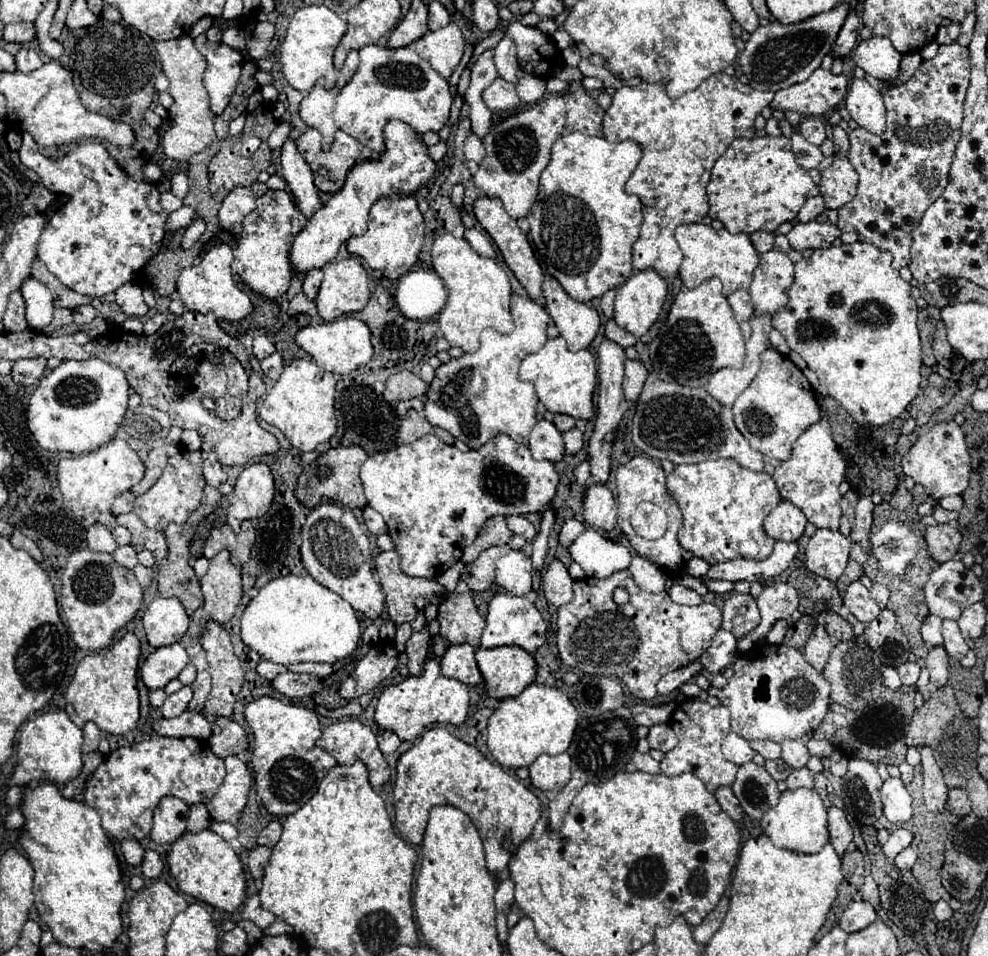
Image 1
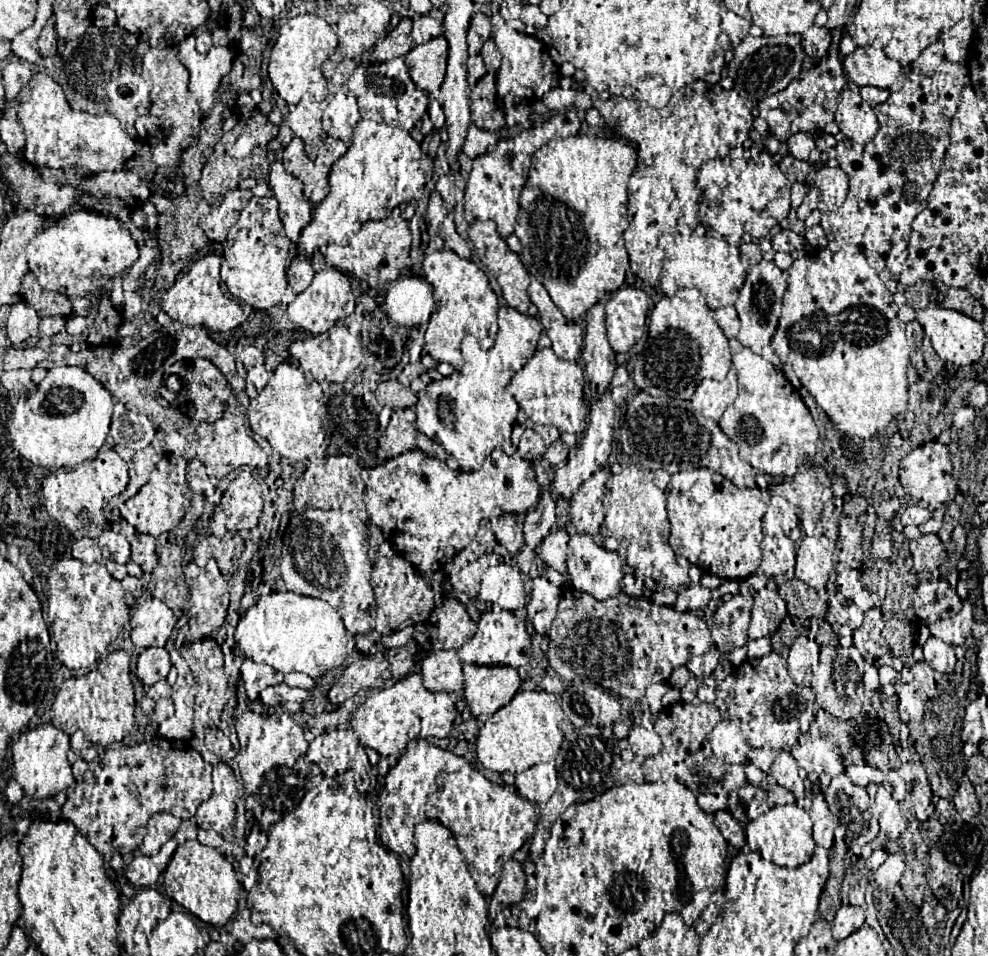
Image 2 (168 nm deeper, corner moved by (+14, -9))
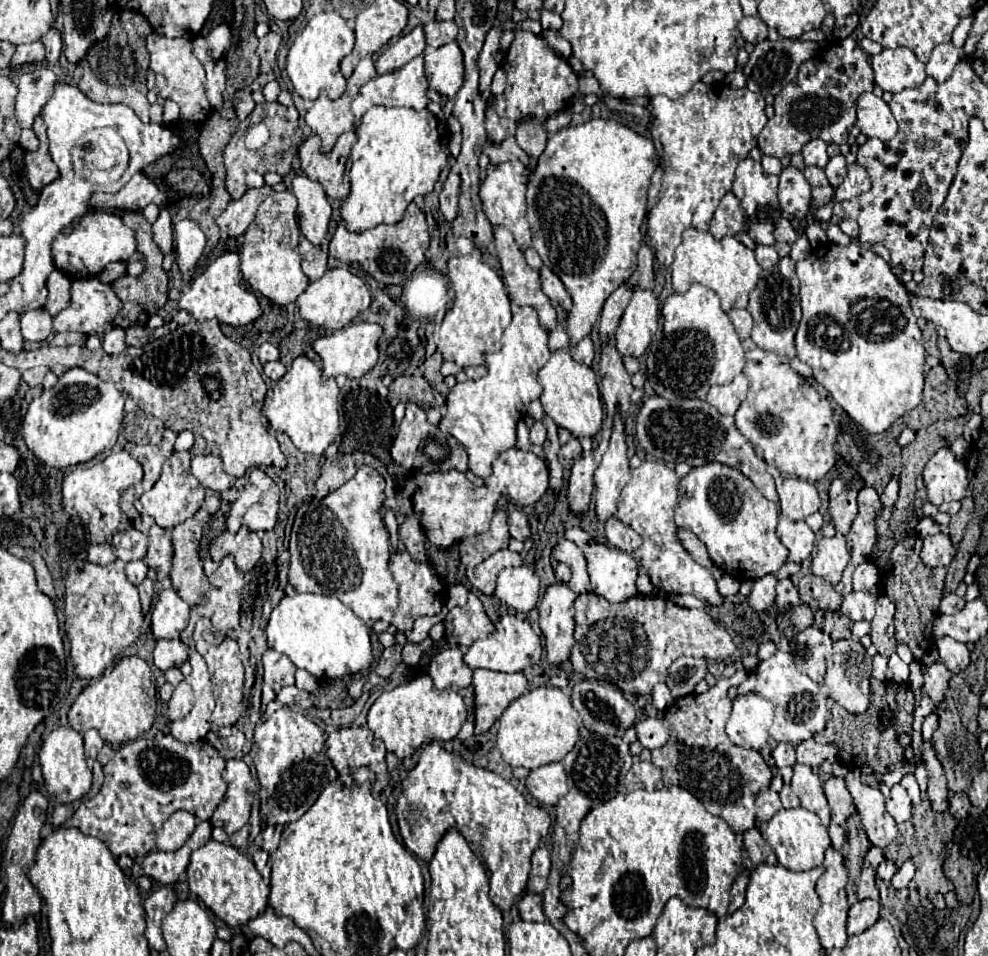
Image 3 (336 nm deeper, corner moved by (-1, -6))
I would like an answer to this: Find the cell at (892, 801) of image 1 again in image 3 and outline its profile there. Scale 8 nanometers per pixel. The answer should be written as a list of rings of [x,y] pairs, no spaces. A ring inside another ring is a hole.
[[[901,785],[891,787],[891,795],[887,797],[887,813],[897,823],[911,821],[911,799],[909,799],[907,791]]]

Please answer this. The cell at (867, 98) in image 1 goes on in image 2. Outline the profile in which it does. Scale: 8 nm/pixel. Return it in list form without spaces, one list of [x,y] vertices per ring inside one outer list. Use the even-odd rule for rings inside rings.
[[[844,88],[836,108],[836,124],[840,132],[854,142],[868,142],[878,132],[878,122],[872,106],[868,106],[858,92]]]

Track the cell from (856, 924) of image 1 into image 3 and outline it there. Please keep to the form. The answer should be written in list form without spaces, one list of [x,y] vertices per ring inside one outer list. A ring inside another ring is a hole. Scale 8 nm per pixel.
[[[873,899],[857,901],[857,903],[849,909],[847,933],[849,933],[849,935],[863,933],[863,931],[869,929],[871,925],[875,925],[877,919],[879,919],[879,903],[877,903],[877,901],[873,901]]]

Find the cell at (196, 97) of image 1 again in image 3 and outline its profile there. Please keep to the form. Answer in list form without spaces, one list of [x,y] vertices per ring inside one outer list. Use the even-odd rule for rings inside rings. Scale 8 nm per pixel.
[[[159,33],[147,37],[147,49],[151,53],[151,71],[157,79],[157,89],[163,99],[171,99],[181,107],[181,119],[191,123],[205,123],[211,113],[211,105],[205,95],[205,69],[199,59],[191,53],[189,39],[167,39]]]

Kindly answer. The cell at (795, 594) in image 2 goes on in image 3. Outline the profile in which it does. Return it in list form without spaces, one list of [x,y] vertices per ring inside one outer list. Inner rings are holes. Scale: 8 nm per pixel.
[[[805,575],[799,581],[799,595],[801,601],[811,605],[813,611],[819,609],[829,609],[829,611],[839,611],[841,607],[841,595],[835,591],[831,583],[827,583],[823,577],[817,575]]]

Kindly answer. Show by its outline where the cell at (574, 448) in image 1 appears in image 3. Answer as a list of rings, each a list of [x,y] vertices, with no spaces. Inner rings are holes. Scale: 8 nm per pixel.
[[[571,437],[565,445],[561,445],[561,449],[559,449],[559,457],[563,457],[563,459],[577,459],[581,455],[581,445],[579,445],[579,441],[575,439],[575,437]]]

